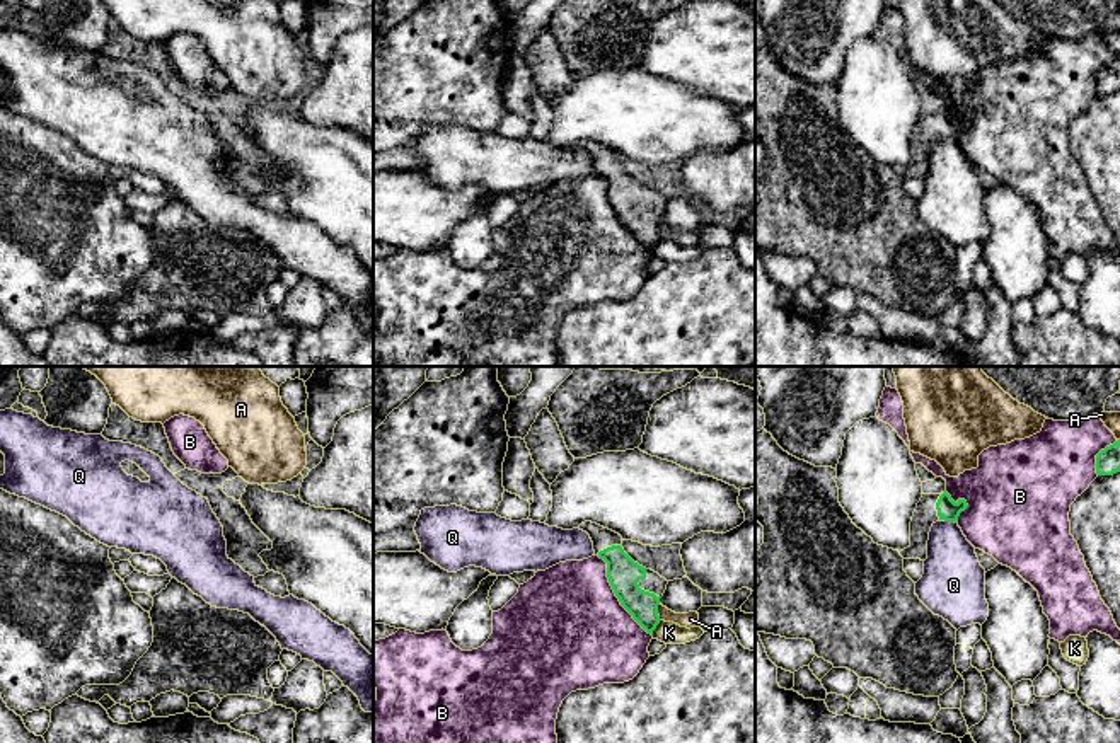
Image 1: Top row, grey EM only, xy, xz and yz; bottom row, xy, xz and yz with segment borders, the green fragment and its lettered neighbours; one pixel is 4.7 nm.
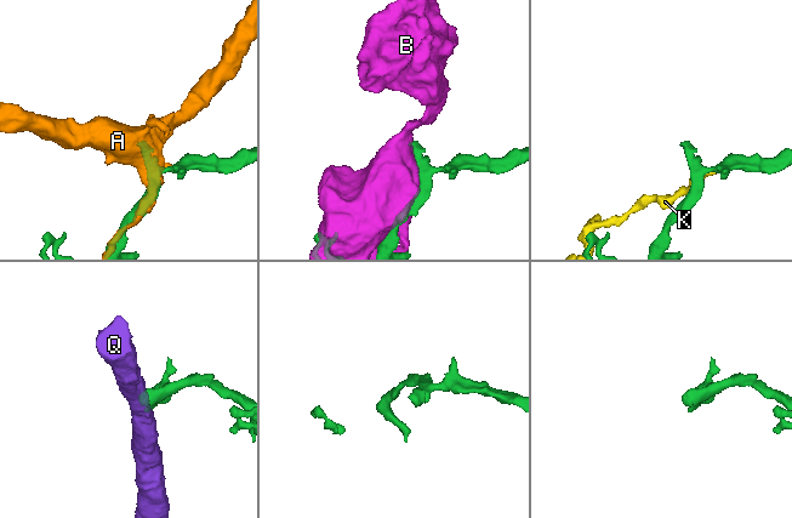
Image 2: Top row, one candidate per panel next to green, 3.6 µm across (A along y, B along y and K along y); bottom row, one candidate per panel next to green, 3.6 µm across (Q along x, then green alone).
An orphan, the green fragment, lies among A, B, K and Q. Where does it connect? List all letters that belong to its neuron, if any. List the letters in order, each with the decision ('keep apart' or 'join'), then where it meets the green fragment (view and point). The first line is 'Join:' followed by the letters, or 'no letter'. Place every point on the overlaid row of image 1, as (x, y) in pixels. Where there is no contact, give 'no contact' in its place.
Join: no letter
A: keep apart; meets green in xz at (657, 612)
B: keep apart; meets green in xz at (616, 595)
K: keep apart; meets green in xz at (655, 627)
Q: keep apart; meets green in yz at (950, 520)

